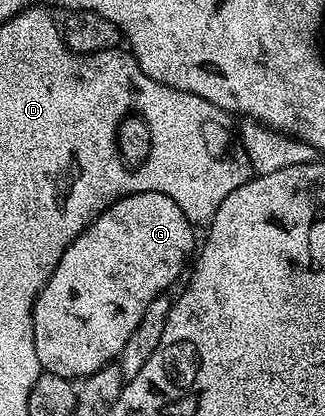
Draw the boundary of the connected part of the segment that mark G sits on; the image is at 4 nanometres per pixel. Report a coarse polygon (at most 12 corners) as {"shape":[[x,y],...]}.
{"shape":[[120,197],[63,251],[33,304],[42,370],[120,358],[182,280],[194,222]]}

